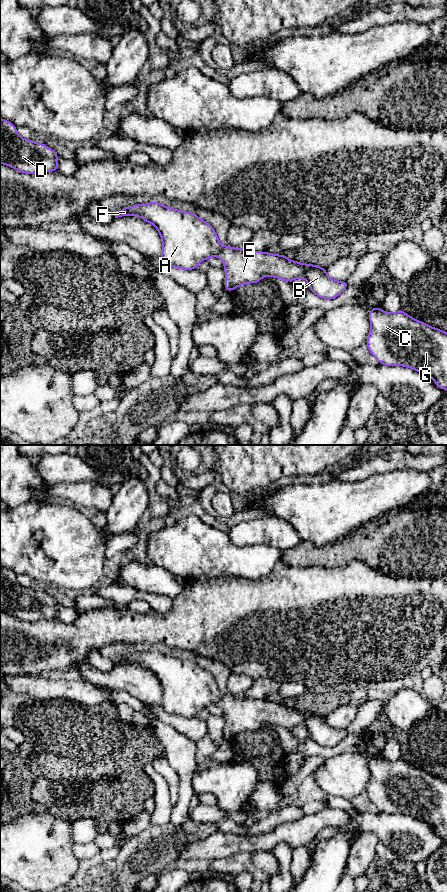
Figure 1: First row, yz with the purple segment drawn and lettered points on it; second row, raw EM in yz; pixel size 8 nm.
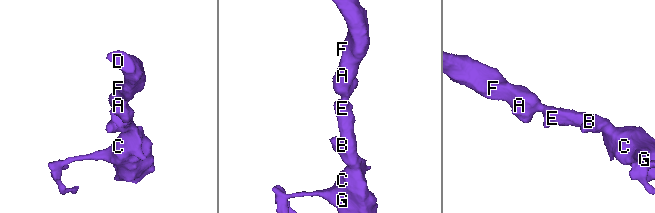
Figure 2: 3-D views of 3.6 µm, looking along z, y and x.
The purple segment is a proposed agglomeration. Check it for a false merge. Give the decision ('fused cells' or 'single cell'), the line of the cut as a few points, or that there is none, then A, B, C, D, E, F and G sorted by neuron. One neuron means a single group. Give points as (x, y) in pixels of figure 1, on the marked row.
single cell | no cut | A B C D E F G

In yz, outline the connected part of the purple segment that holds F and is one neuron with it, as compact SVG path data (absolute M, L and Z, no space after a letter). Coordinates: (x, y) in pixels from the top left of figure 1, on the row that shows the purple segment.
M152 201L122 207L115 218L135 214L156 227L162 238L162 261L172 267L193 270L202 260L217 256L225 268L225 291L246 283L260 283L263 276L271 276L291 282L305 278L310 290L323 299L334 299L347 287L347 281L331 279L326 268L313 264L291 261L284 255L245 248L222 246L212 225L192 212L167 208Z

